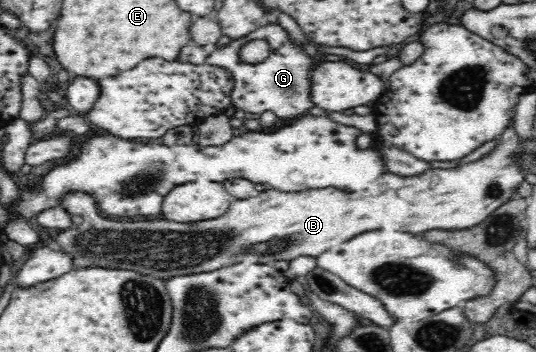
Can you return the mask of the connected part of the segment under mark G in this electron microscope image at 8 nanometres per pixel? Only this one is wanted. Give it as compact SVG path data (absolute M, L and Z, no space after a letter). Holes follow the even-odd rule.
M278 24L262 25L257 31L249 33L247 37L241 37L241 39L231 41L227 45L215 48L213 45L208 49L205 63L222 67L231 74L234 81L231 92L232 105L236 110L243 109L245 113L259 115L262 111L271 110L278 118L283 119L283 117L297 117L299 113L309 113L309 109L315 106L311 105L311 101L307 97L310 85L309 71L313 69L312 57L298 47L295 49ZM255 39L266 41L270 47L267 59L257 65L241 60L241 47L245 47L249 41L255 41Z

